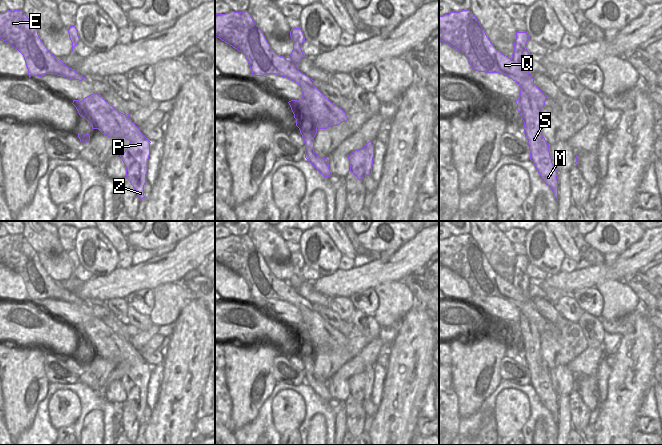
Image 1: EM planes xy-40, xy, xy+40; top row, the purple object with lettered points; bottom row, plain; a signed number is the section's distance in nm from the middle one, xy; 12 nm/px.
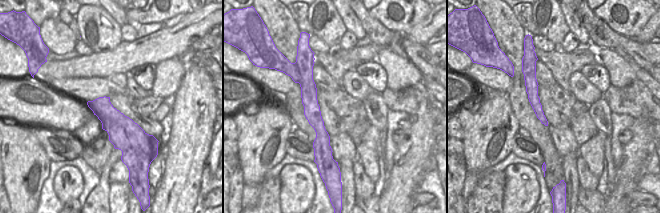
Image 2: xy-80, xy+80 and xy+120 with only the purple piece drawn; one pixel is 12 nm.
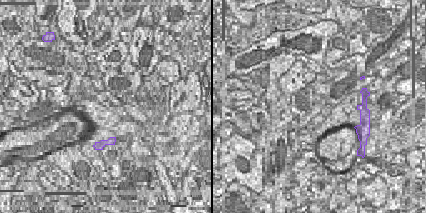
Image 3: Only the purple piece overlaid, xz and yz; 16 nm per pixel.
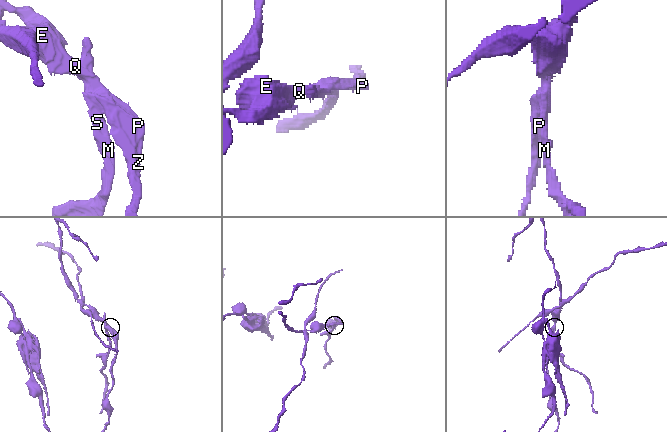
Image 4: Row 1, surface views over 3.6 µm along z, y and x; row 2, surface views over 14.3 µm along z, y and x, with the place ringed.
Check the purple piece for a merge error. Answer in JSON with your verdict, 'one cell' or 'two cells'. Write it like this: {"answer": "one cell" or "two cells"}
{"answer": "two cells"}

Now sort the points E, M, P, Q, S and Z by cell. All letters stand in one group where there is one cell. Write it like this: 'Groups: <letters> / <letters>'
Groups: E P Q Z / M S.

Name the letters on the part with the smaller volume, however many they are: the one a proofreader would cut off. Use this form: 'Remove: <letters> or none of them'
Remove: M, S

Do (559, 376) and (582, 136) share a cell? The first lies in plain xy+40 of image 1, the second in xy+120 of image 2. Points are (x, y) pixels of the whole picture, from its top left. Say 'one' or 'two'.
two

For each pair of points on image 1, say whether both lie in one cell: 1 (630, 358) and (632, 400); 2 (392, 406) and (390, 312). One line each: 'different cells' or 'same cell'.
1: same cell
2: different cells

